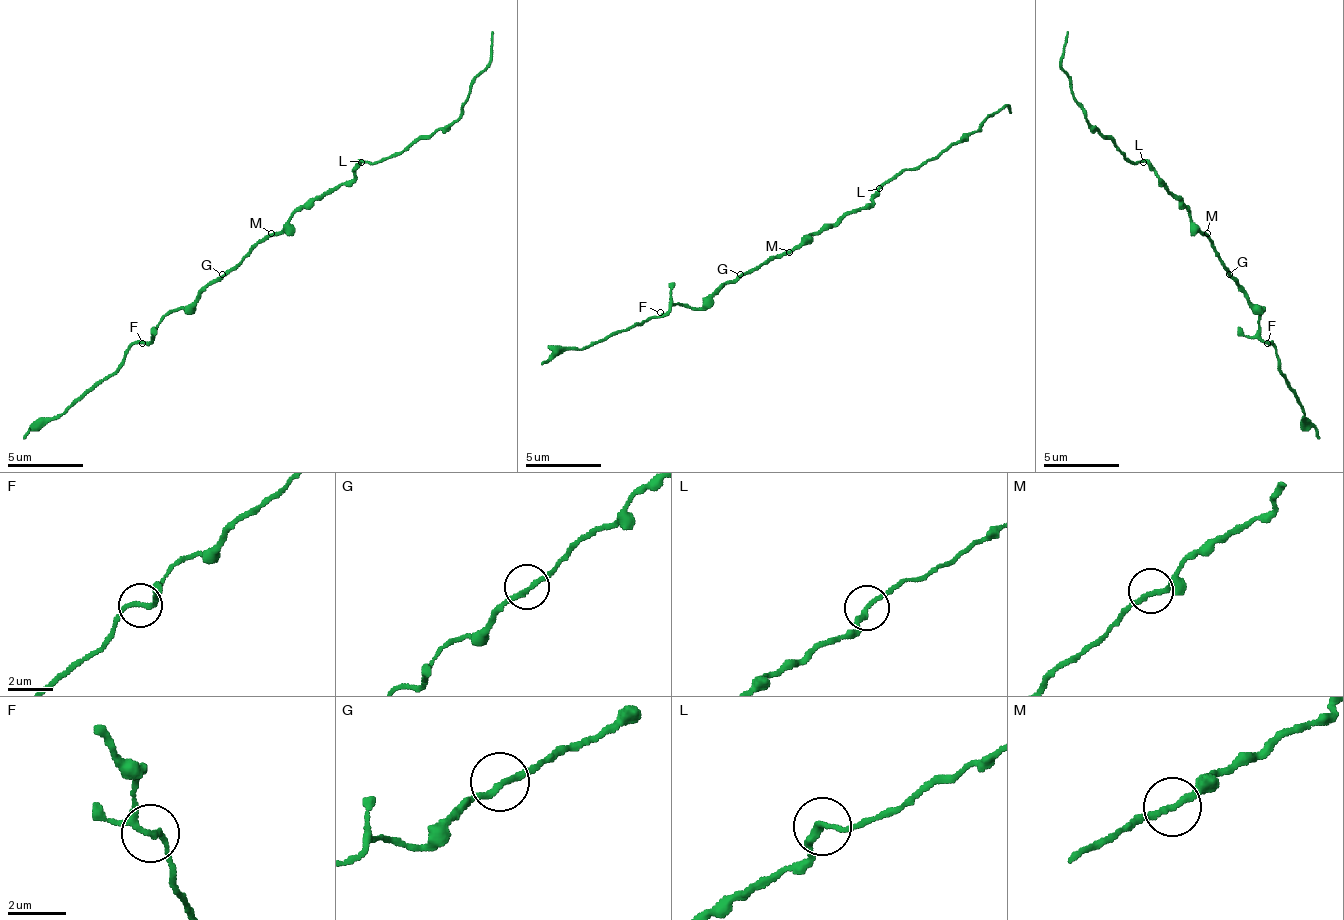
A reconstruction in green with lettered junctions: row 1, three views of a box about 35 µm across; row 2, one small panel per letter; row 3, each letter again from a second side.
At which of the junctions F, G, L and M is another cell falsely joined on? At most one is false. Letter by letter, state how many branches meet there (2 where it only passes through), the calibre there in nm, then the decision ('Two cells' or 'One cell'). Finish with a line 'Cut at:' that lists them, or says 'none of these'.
F: Branches: 2. Thickness 200 nm. One cell
G: Branches: 2. Thickness 220 nm. One cell
L: Branches: 2. Thickness 240 nm. One cell
M: Branches: 2. Thickness 200 nm. One cell
Cut at: none of these

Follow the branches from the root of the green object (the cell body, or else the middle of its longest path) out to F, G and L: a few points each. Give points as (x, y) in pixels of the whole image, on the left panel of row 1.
F: (275, 236), (263, 236), (184, 308), (172, 308), (161, 320), (157, 331), (142, 343)
G: (275, 236), (263, 236), (222, 274)
L: (275, 236), (297, 210), (309, 206), (316, 198), (324, 198), (347, 183), (362, 161)

